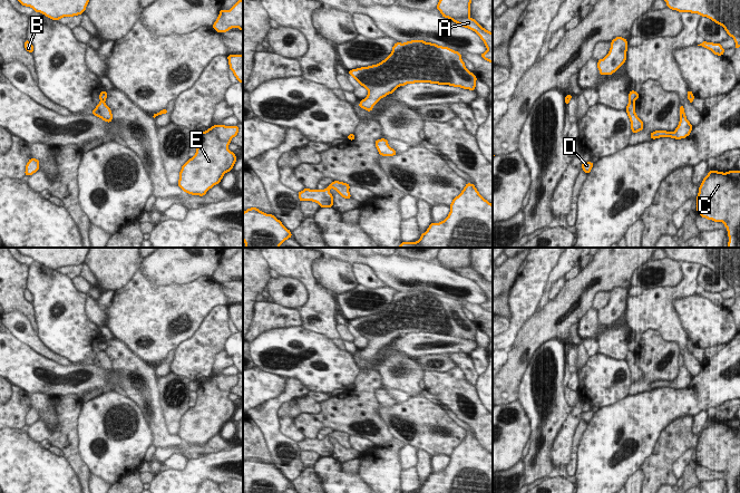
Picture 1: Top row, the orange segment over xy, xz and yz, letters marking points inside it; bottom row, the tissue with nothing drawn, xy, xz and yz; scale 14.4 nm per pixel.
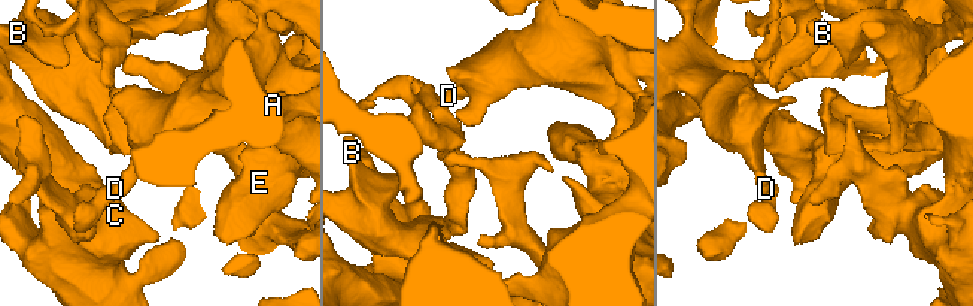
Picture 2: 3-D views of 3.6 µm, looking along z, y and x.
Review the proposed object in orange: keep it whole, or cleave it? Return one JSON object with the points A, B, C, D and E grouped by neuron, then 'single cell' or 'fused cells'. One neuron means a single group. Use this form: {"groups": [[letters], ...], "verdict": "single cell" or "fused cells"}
{"groups": [["A", "B"], ["C", "D", "E"]], "verdict": "fused cells"}

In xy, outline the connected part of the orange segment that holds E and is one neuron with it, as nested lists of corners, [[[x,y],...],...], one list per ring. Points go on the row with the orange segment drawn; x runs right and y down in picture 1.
[[[214,125],[197,136],[196,154],[179,172],[177,185],[192,195],[204,196],[223,175],[233,168],[236,155],[228,149],[231,139],[238,133],[236,126]]]

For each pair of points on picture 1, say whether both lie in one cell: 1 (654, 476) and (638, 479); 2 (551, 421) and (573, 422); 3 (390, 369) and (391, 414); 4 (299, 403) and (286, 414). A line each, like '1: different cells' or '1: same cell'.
1: different cells
2: different cells
3: different cells
4: same cell

